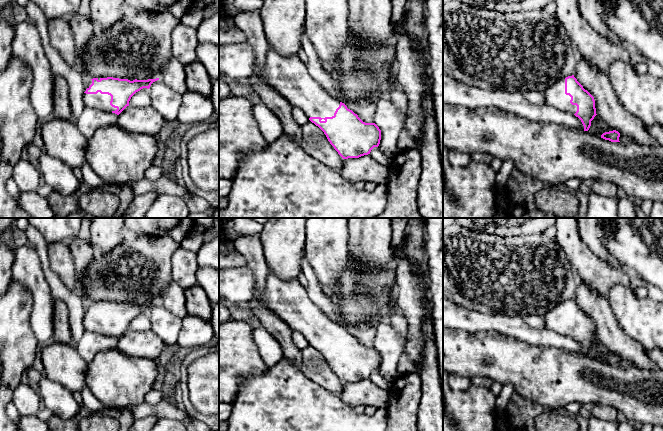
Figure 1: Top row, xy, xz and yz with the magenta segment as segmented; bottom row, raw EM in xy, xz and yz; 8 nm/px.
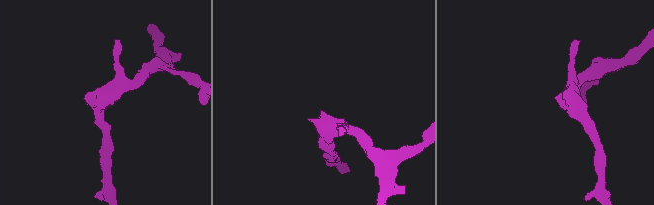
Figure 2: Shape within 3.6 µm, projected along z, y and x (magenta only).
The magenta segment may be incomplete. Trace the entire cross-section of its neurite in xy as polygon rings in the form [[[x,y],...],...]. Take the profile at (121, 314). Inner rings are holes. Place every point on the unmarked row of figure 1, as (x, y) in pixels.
[[[113,301],[86,304],[84,328],[90,332],[112,336],[119,339],[127,330],[131,321],[143,312],[149,313],[156,303],[133,304]]]

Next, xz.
[[[269,271],[262,303],[293,331],[302,332],[309,344],[324,356],[330,368],[343,383],[368,379],[374,371],[379,370],[381,364],[379,351],[375,347],[363,346],[344,327],[329,319],[310,300],[306,289],[300,285],[298,280],[285,280]]]

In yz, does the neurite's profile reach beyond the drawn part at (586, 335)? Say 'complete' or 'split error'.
split error

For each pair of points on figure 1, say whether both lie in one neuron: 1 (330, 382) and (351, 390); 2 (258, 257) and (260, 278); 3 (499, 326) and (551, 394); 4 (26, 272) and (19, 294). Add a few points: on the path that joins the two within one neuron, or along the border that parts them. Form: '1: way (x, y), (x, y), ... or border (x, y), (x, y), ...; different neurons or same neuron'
1: border (343, 383), (343, 388), (338, 395); different neurons
2: way (258, 262), (260, 273); same neuron
3: border (483, 330), (494, 330), (528, 344); different neurons
4: border (13, 277), (30, 293), (31, 308); different neurons

